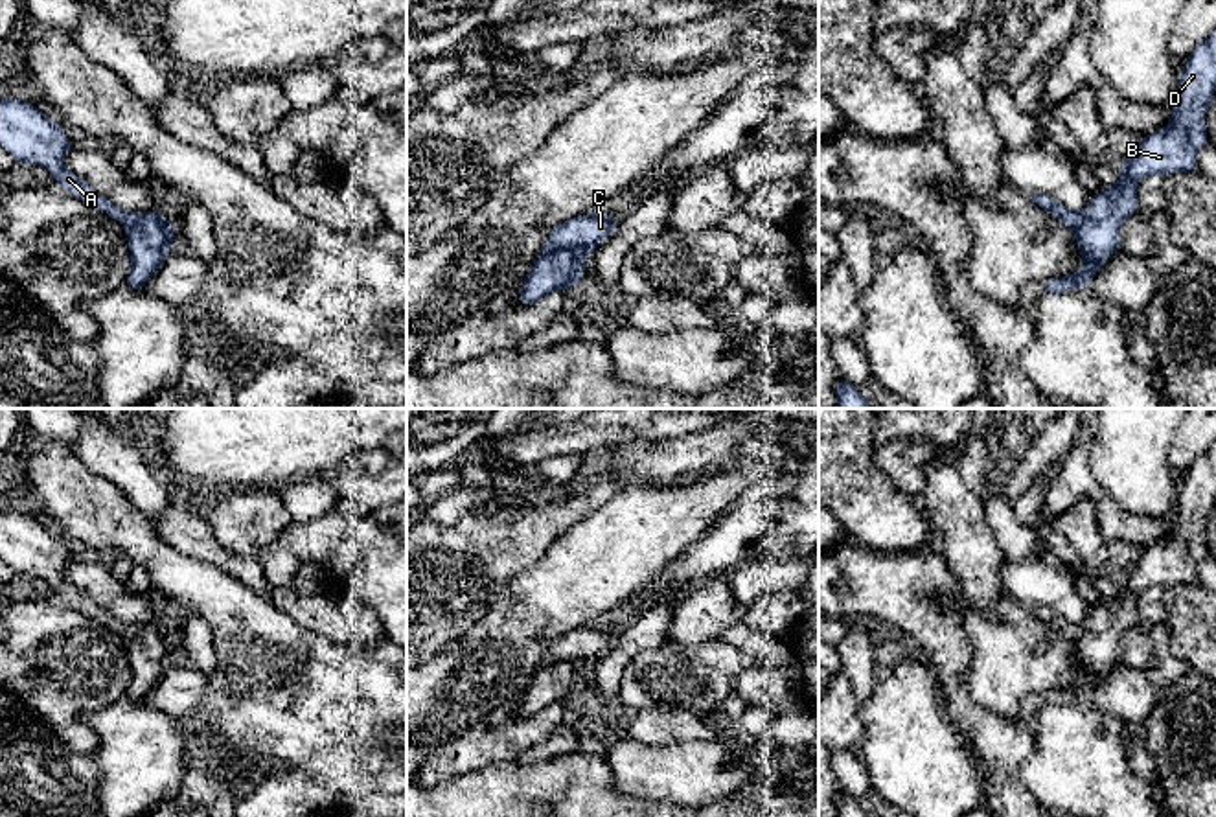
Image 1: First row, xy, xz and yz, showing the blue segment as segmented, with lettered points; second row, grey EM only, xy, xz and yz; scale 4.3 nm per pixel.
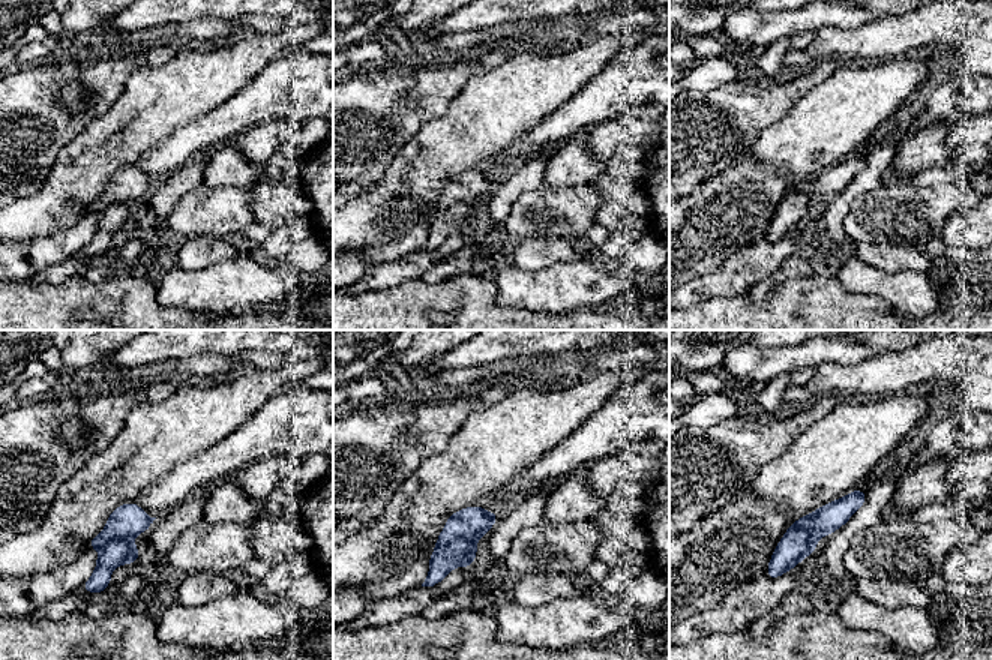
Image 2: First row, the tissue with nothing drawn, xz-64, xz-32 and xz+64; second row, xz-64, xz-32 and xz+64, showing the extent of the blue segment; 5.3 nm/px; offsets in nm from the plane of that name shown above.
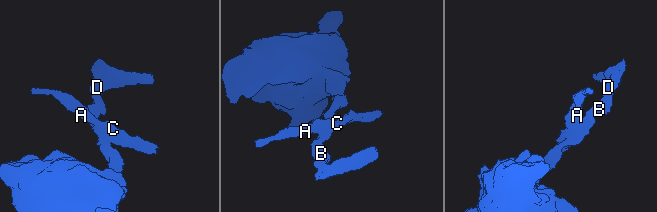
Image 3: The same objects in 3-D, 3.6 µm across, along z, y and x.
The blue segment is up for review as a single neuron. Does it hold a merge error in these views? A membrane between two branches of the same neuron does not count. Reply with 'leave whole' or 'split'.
split

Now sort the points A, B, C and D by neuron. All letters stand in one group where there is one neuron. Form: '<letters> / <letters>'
A C / B D

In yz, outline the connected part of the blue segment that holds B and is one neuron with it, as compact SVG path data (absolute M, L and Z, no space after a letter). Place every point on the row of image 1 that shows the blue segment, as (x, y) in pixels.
M1216 29L1203 39L1185 66L1179 72L1177 96L1172 103L1170 123L1139 138L1135 153L1118 164L1120 177L1115 186L1106 186L1100 193L1093 195L1089 204L1080 212L1082 221L1074 228L1076 247L1085 259L1085 265L1078 269L1073 276L1060 276L1041 282L1045 293L1067 293L1080 287L1087 287L1095 274L1102 269L1107 258L1122 250L1120 245L1120 226L1122 223L1135 215L1139 208L1139 182L1152 175L1172 175L1172 173L1192 173L1198 171L1198 151L1209 144L1209 132L1205 125L1205 110L1216 94Z

